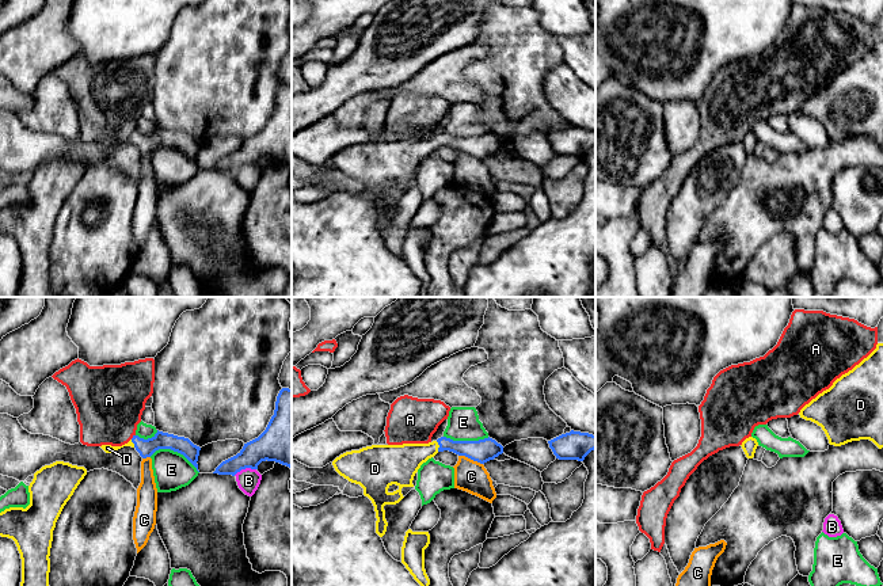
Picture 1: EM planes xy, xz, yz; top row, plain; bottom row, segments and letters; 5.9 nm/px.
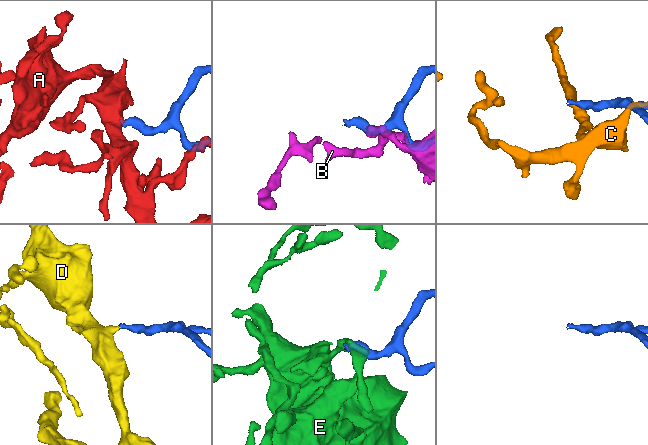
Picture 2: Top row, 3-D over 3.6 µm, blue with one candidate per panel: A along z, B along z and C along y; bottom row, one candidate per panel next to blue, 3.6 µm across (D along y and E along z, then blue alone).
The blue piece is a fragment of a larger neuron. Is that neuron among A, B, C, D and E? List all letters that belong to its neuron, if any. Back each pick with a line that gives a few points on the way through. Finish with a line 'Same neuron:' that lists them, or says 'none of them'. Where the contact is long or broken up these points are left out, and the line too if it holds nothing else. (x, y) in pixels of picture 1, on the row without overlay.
D: way xz (482, 147), (440, 143), (400, 158)
Same neuron: D

